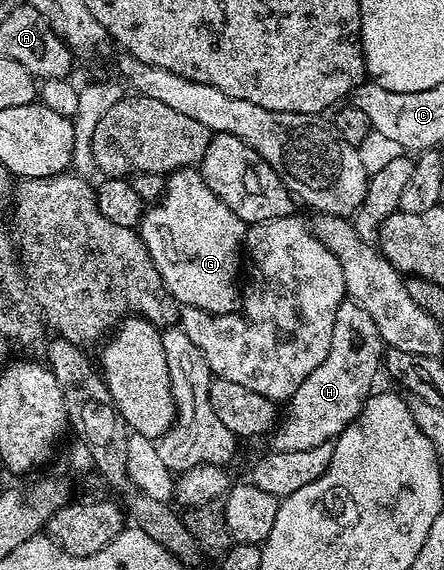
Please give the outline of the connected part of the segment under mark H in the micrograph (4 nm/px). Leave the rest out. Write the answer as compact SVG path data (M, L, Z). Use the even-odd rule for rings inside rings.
M346 297L339 309L335 309L335 326L331 328L331 349L327 349L327 358L287 400L289 412L286 415L284 412L279 426L272 432L272 450L293 453L298 449L315 449L315 445L333 443L343 433L343 429L347 429L347 425L354 423L369 396L374 394L373 382L377 379L377 370L382 370L386 350L384 341L379 337L379 329L375 329L375 321L371 321L367 309Z

